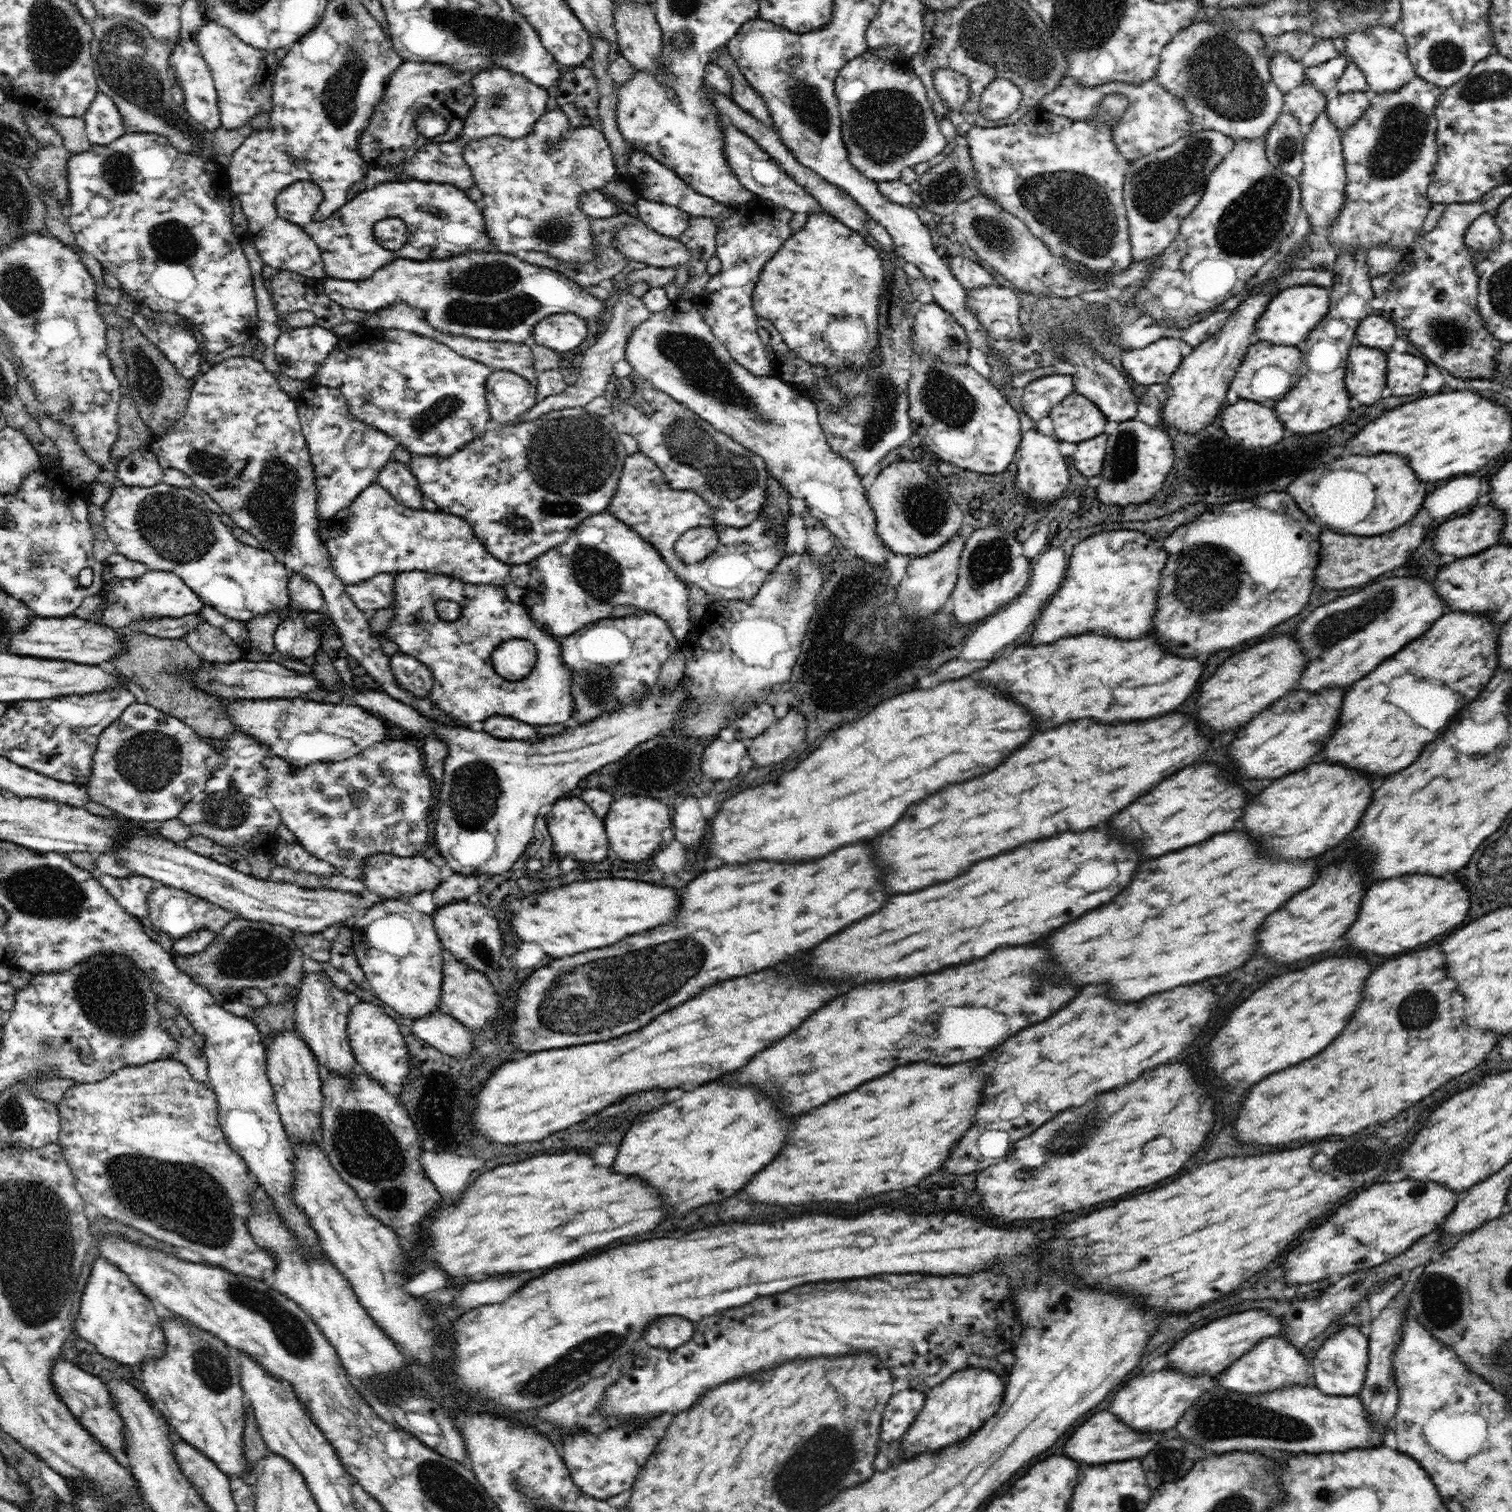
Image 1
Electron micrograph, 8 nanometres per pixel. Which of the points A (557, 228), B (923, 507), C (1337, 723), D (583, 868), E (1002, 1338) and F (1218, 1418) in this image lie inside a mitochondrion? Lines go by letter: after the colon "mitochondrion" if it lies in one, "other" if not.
A: mitochondrion
B: mitochondrion
C: other
D: other
E: other
F: mitochondrion

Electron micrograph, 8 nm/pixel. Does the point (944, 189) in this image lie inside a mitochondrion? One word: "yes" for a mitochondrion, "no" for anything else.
yes

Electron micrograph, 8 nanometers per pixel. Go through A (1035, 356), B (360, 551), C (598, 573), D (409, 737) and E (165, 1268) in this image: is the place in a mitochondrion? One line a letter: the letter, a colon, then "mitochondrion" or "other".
A: other
B: other
C: mitochondrion
D: other
E: other

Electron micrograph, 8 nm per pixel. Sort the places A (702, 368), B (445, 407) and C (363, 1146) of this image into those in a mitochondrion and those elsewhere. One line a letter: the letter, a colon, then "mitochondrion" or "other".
A: mitochondrion
B: mitochondrion
C: mitochondrion

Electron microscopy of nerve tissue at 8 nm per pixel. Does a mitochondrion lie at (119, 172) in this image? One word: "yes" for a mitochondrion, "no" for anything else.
yes

